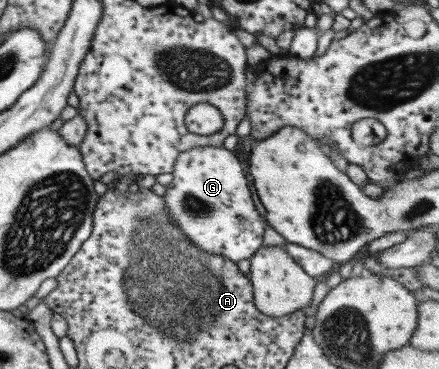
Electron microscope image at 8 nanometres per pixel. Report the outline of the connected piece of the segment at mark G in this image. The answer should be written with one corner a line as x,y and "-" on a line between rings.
196,147
179,152
172,169
172,180
164,186
163,207
196,247
235,263
258,250
265,218
258,214
241,162
224,147

